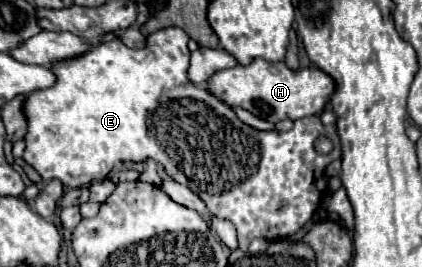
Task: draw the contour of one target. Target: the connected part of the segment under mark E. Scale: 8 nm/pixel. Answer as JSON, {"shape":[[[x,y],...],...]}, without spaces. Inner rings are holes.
{"shape":[[[167,27],[149,35],[143,49],[129,49],[119,39],[99,41],[89,47],[83,55],[55,61],[51,71],[57,81],[49,89],[33,91],[23,103],[27,111],[27,135],[23,159],[37,169],[43,181],[61,179],[65,187],[87,187],[93,181],[103,181],[111,173],[117,161],[145,161],[155,159],[165,167],[177,183],[187,185],[195,191],[211,209],[213,215],[229,219],[239,235],[239,249],[247,251],[255,237],[265,241],[287,239],[305,227],[317,205],[319,195],[327,187],[323,169],[341,157],[341,143],[335,125],[325,127],[317,115],[297,119],[293,129],[287,133],[279,131],[257,131],[235,117],[235,111],[215,99],[203,87],[195,87],[187,81],[189,49],[187,33],[179,27]],[[163,105],[163,129],[159,121],[159,109]],[[319,135],[333,143],[331,155],[319,155],[315,151],[315,139]]]}

